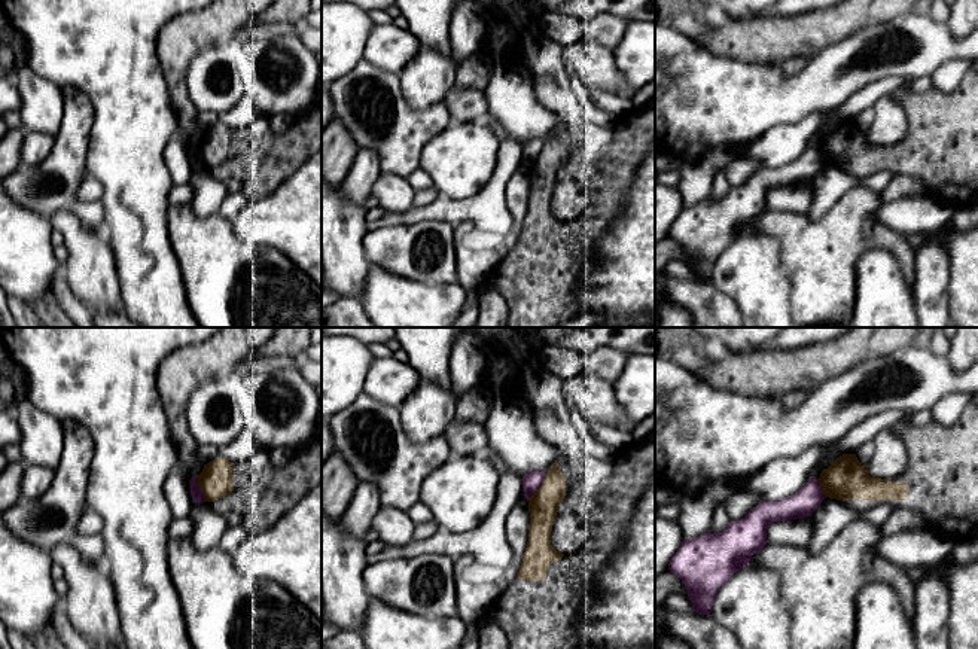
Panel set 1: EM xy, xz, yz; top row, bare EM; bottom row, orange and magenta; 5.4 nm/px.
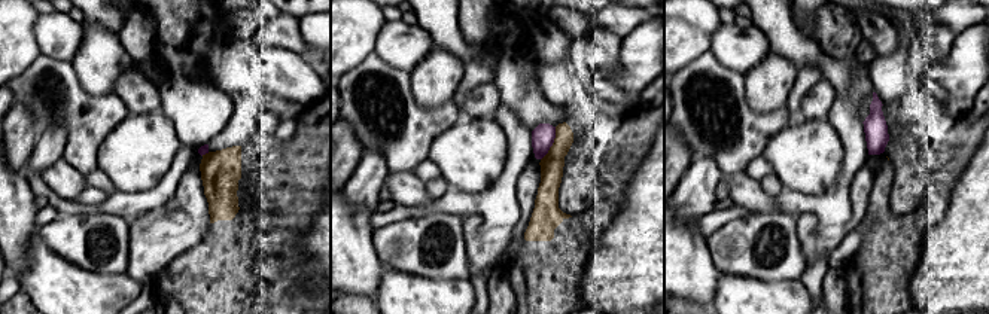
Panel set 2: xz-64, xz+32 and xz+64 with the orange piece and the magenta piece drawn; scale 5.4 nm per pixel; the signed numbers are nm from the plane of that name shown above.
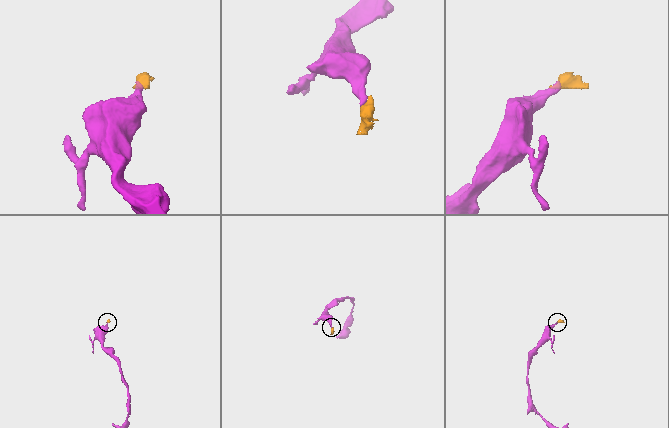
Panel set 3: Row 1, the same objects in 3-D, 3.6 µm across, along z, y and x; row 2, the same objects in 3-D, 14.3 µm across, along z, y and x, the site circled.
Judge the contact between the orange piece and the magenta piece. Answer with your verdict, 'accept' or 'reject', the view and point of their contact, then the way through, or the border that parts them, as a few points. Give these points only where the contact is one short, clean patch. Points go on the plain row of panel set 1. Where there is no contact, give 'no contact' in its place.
reject | xy (200, 154) | along xy (195, 142), (206, 167)

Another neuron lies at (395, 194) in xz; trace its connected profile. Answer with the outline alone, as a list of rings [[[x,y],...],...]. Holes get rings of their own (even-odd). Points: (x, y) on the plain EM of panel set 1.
[[[381,173],[372,186],[372,195],[386,211],[405,213],[414,208],[415,191],[400,176]]]

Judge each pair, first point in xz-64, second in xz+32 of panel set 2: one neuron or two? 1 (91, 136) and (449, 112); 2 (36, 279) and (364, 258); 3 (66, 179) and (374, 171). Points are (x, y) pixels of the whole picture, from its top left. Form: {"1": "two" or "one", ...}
{"1": "one", "2": "two", "3": "two"}

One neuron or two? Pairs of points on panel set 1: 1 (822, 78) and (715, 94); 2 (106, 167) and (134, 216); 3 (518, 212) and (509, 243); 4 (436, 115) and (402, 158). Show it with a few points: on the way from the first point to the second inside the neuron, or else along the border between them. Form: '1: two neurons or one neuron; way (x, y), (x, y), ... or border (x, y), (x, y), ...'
1: one neuron; way (795, 94), (742, 94)
2: one neuron; way (118, 179), (134, 195), (134, 204)
3: one neuron; way (517, 219), (512, 235)
4: one neuron; way (426, 125), (404, 148)

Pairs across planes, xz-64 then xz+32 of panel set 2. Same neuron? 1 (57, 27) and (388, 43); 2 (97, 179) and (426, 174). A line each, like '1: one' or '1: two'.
1: one
2: one

